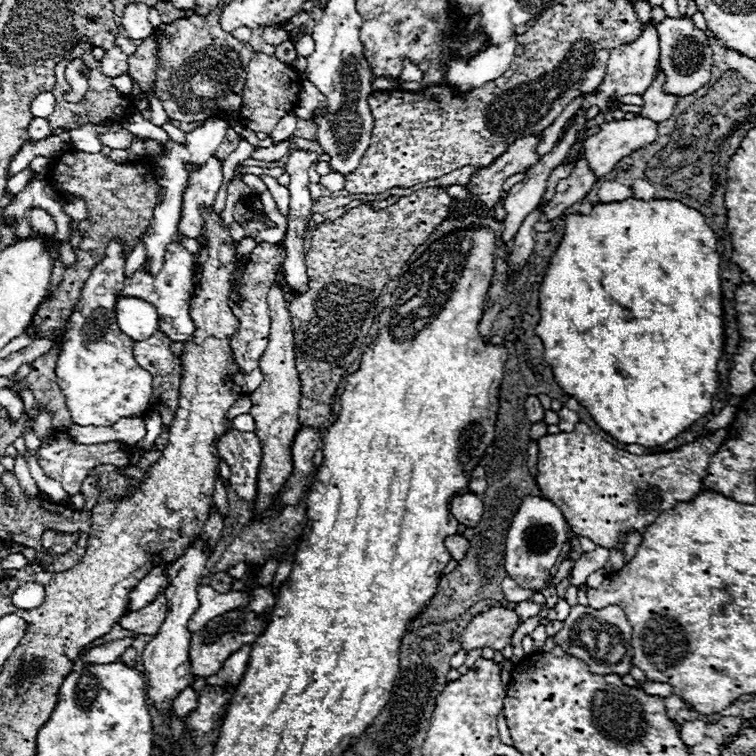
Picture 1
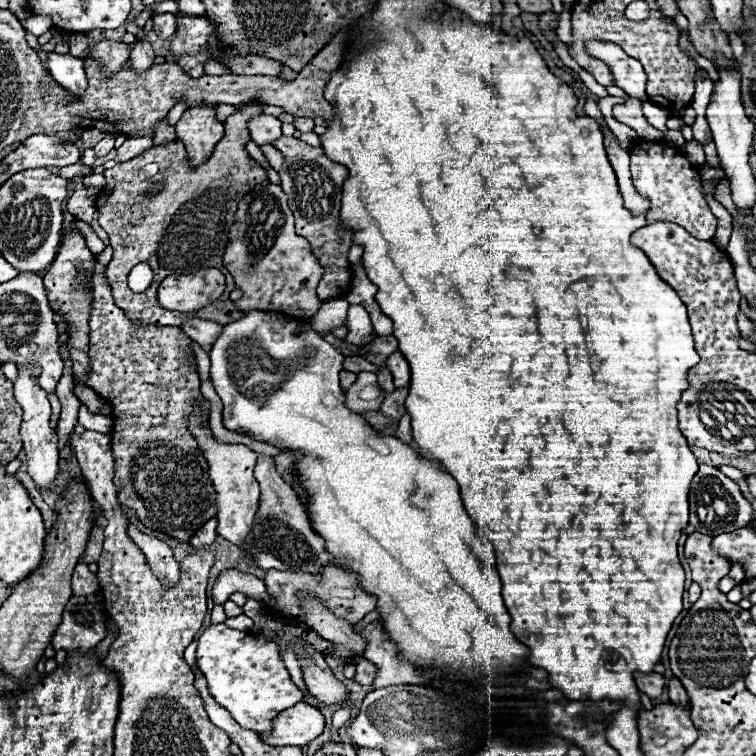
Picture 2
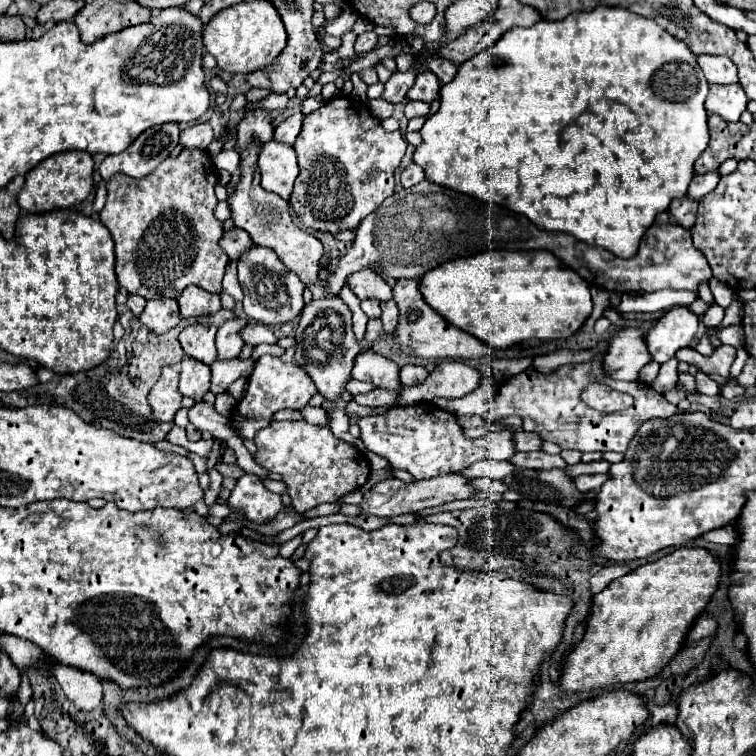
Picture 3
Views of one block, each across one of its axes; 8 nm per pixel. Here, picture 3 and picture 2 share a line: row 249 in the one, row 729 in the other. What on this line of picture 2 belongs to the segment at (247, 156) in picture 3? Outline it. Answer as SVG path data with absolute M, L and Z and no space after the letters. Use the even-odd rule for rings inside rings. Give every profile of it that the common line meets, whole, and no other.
M298 702L292 708L282 710L268 734L262 734L262 742L268 746L306 746L324 730L324 716L310 704Z

